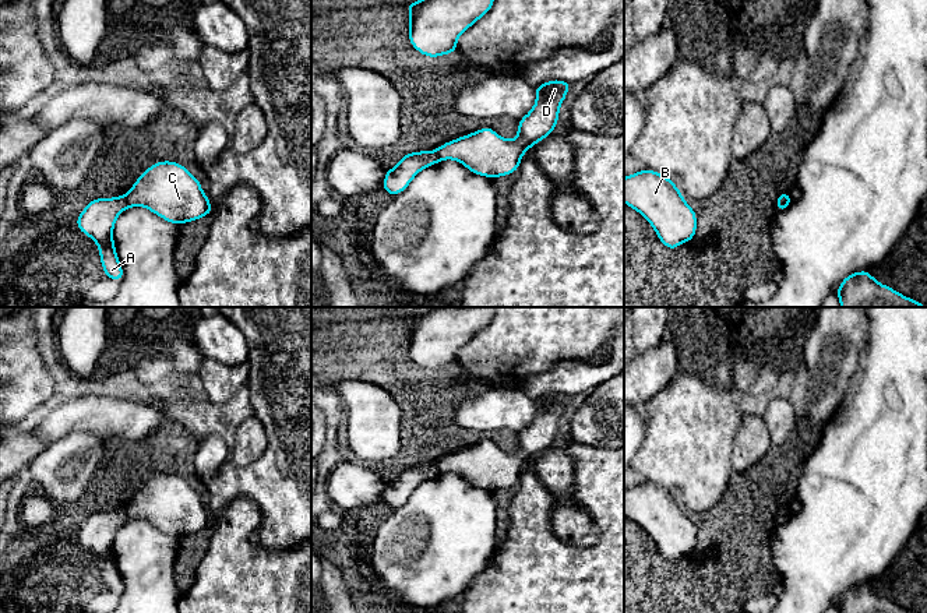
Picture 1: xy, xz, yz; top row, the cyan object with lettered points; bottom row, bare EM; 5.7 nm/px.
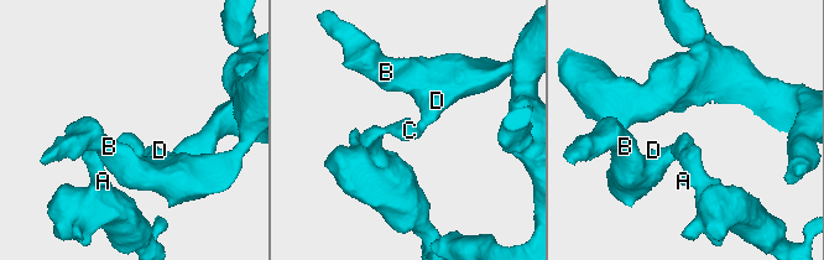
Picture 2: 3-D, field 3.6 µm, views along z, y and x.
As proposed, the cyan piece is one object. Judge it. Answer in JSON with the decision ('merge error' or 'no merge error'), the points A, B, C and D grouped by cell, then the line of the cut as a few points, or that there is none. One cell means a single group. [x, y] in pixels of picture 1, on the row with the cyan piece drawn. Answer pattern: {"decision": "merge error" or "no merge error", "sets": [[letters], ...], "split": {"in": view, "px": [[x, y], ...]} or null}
{"decision": "merge error", "sets": [["A"], ["B", "C", "D"]], "split": {"in": "xy", "px": [[123, 196], [127, 207]]}}

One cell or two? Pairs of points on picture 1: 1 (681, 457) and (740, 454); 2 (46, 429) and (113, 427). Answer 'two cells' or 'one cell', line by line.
1: two cells
2: one cell

